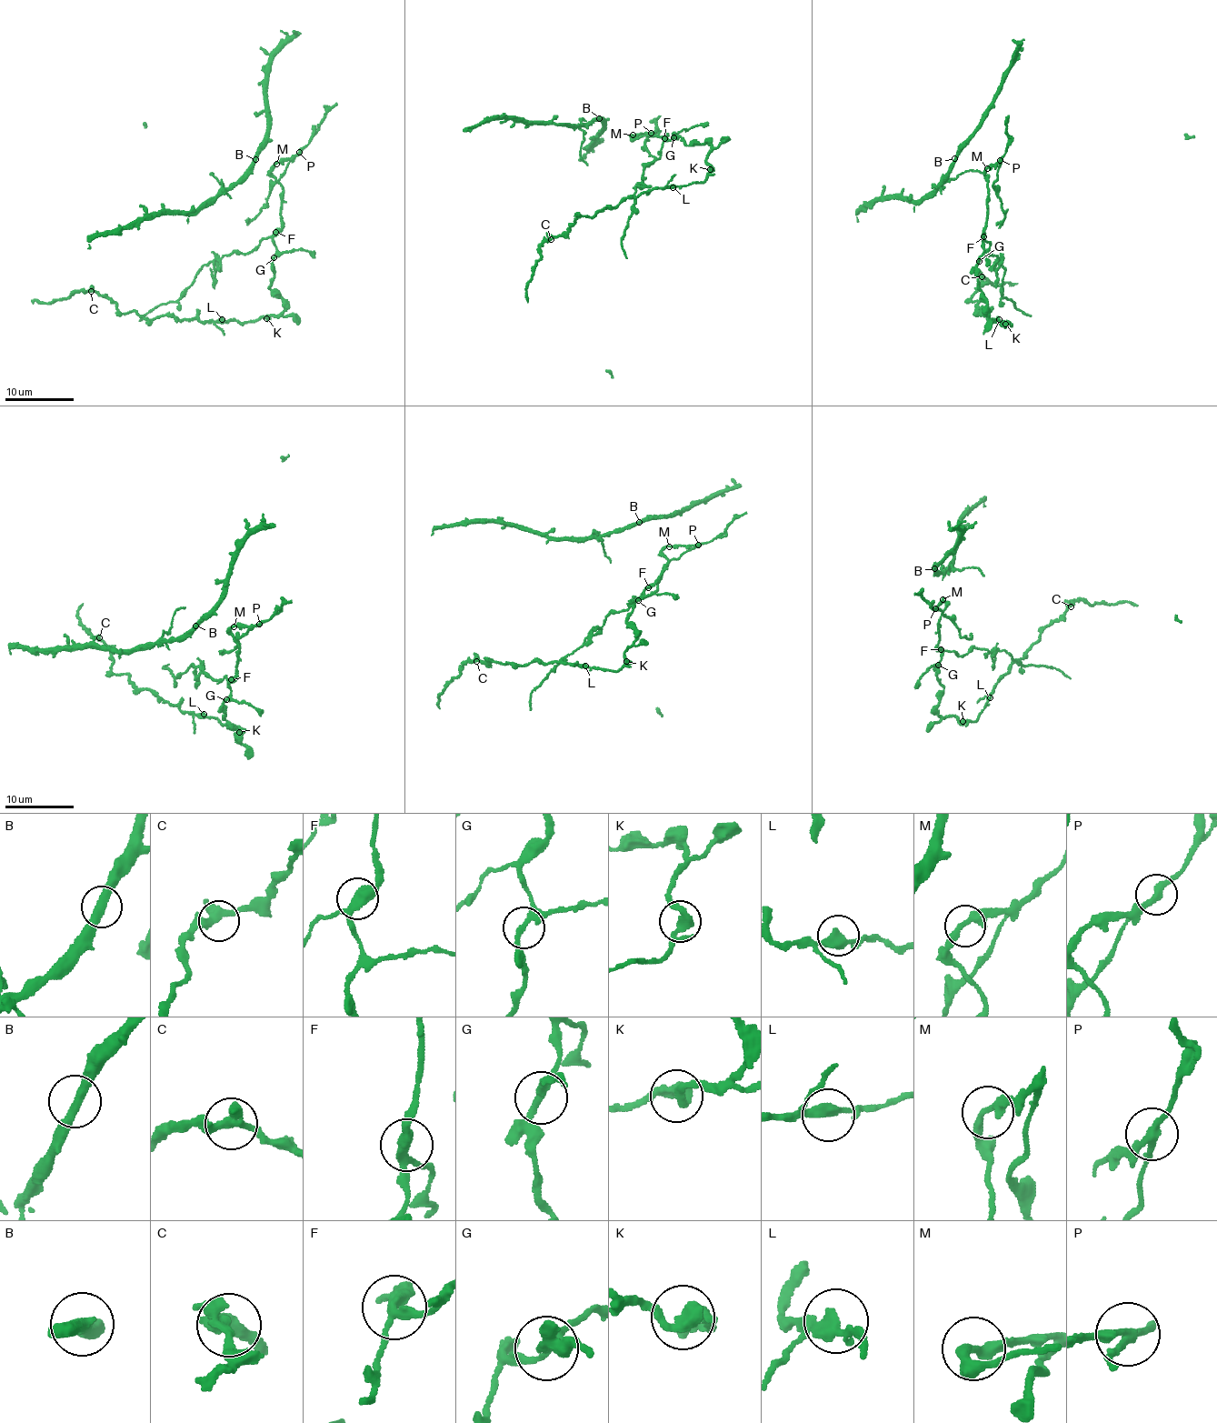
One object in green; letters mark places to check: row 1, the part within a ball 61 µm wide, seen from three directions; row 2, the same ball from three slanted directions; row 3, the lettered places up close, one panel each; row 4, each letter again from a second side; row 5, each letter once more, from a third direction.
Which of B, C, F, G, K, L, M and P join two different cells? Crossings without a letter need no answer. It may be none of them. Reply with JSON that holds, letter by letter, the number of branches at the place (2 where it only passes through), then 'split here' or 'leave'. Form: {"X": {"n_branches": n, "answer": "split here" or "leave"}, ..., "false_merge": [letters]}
{"B": {"n_branches": 2, "answer": "leave"}, "C": {"n_branches": 3, "answer": "leave"}, "F": {"n_branches": 3, "answer": "split here"}, "G": {"n_branches": 3, "answer": "leave"}, "K": {"n_branches": 3, "answer": "leave"}, "L": {"n_branches": 2, "answer": "leave"}, "M": {"n_branches": 2, "answer": "leave"}, "P": {"n_branches": 2, "answer": "split here"}, "false_merge": ["F", "P"]}

